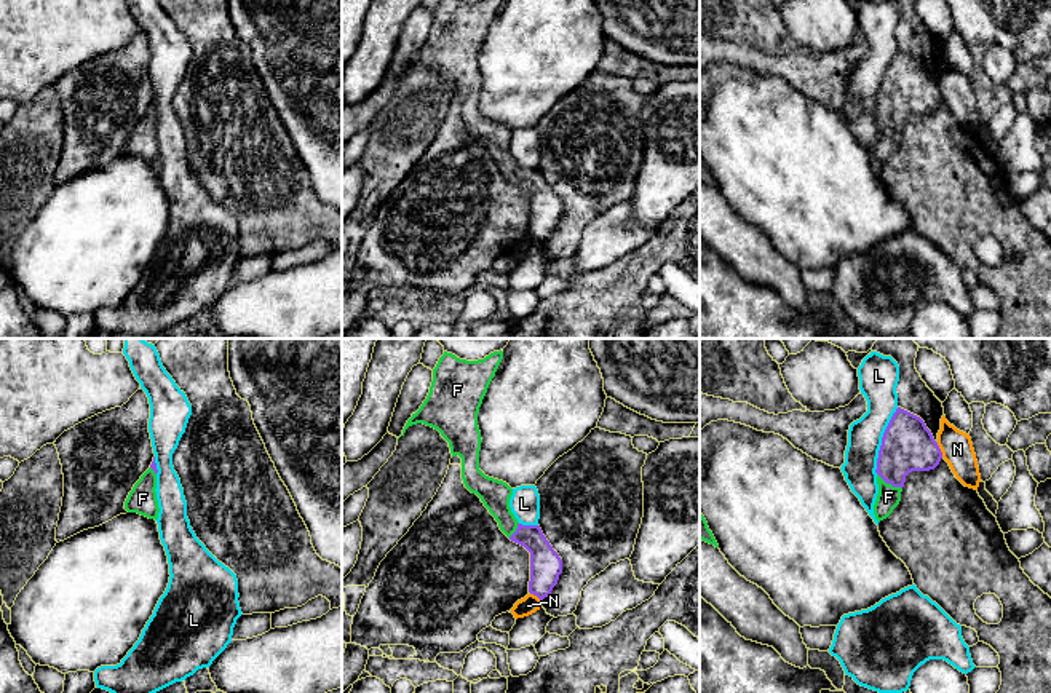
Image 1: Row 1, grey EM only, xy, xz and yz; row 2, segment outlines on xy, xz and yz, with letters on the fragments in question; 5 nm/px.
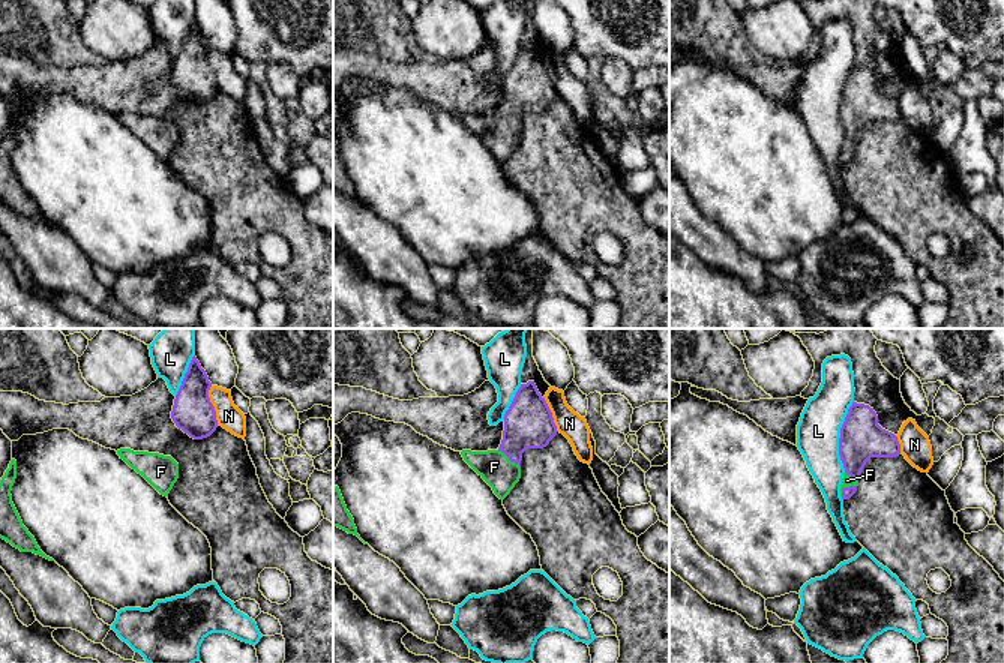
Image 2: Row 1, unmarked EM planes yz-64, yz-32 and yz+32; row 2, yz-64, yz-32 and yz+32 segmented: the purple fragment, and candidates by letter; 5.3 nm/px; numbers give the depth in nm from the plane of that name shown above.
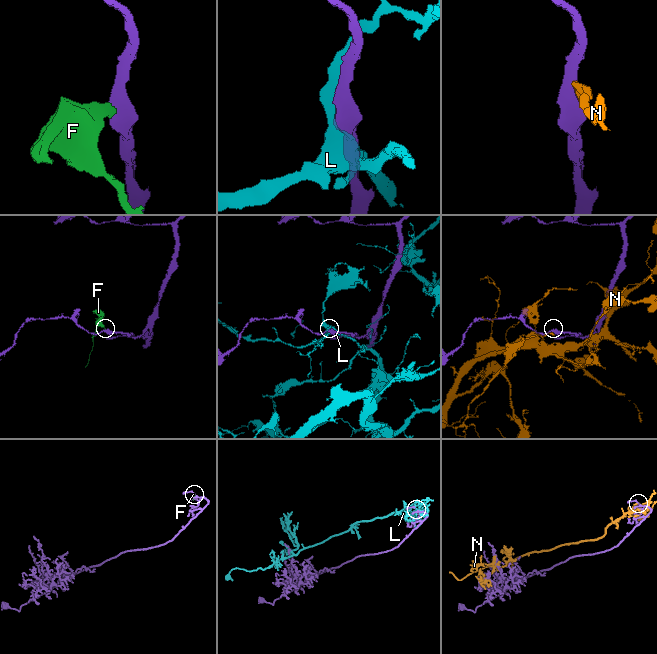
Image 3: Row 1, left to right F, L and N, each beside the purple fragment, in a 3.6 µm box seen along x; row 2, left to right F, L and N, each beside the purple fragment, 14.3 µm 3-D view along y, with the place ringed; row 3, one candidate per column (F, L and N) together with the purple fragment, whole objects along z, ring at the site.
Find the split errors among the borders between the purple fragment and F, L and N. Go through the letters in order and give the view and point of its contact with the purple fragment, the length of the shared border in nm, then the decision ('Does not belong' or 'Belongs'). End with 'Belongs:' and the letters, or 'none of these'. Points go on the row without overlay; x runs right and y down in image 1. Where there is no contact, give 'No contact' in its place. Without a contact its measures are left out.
F: Touches purple at yz (890, 125). Shared border 150 nm. Belongs
L: Touches purple at yz (882, 83). Shared border 360 nm. Does not belong
N: Touches purple at yz (939, 93). Shared border 90 nm. Does not belong
Belongs: F

